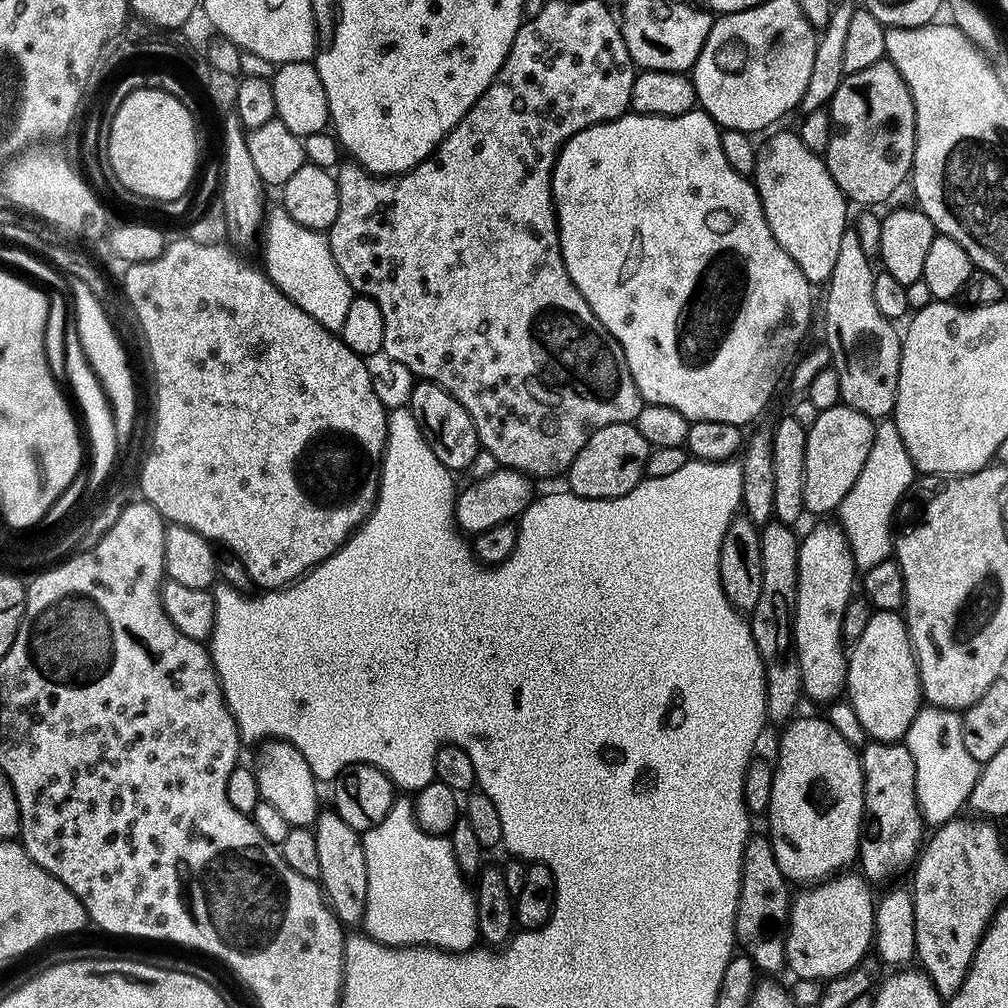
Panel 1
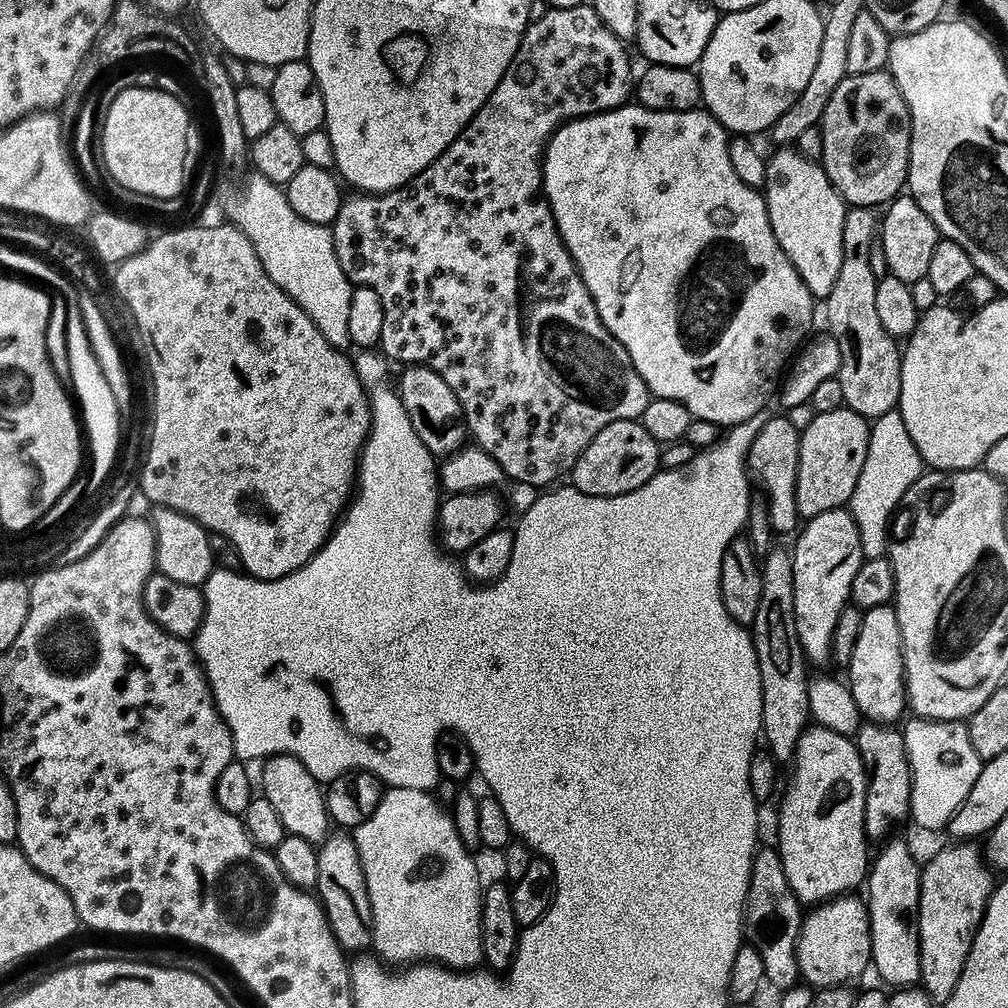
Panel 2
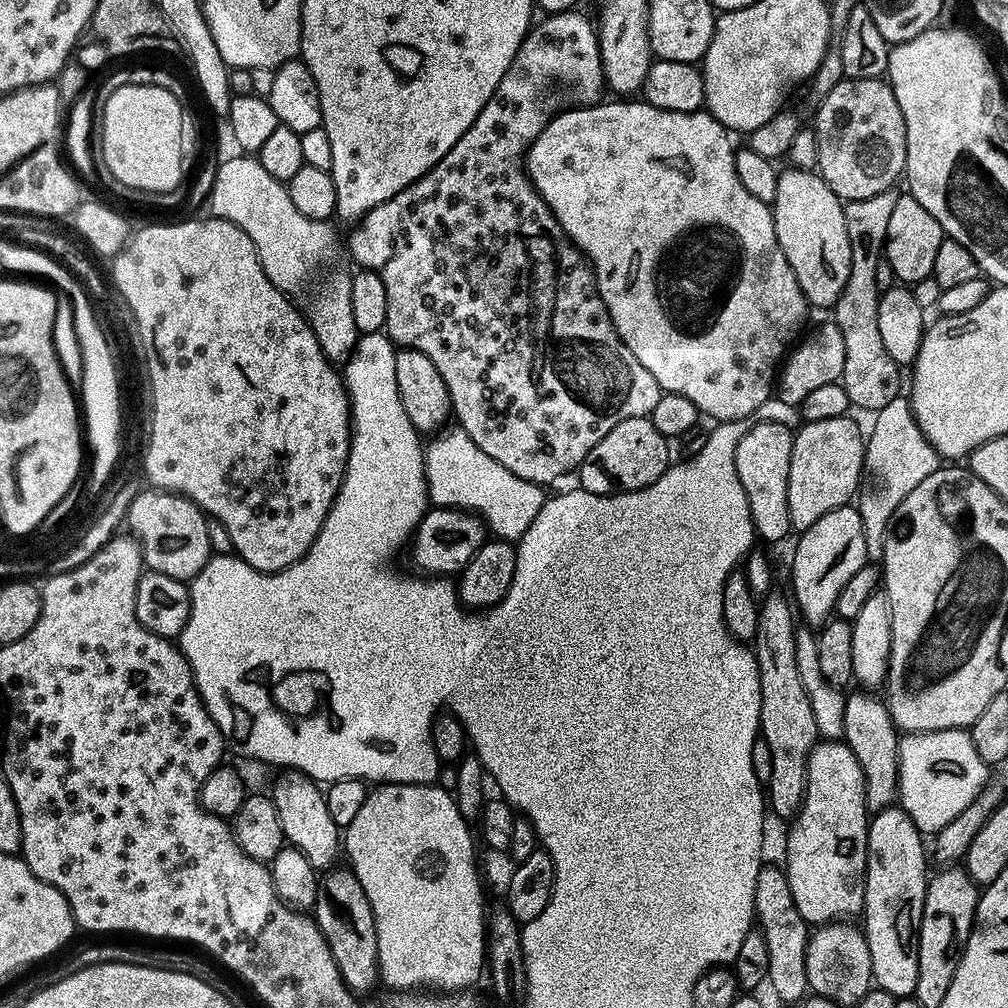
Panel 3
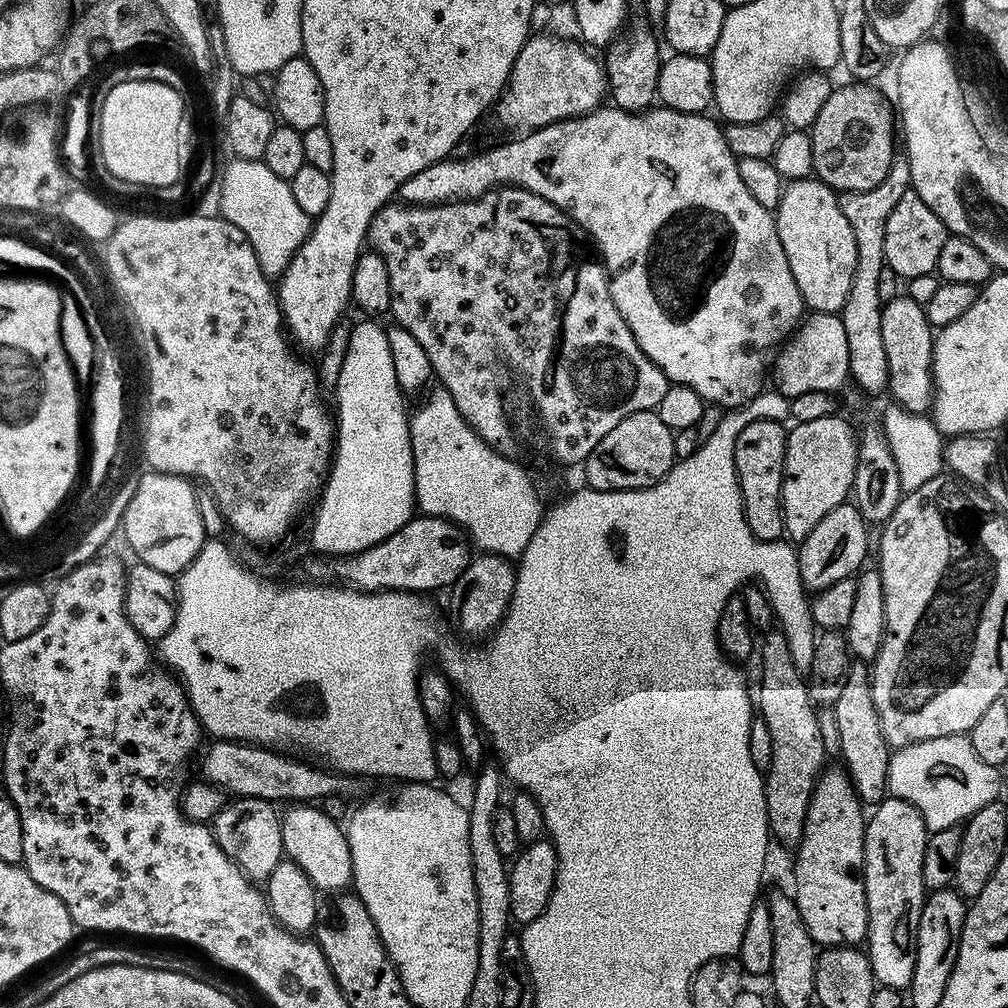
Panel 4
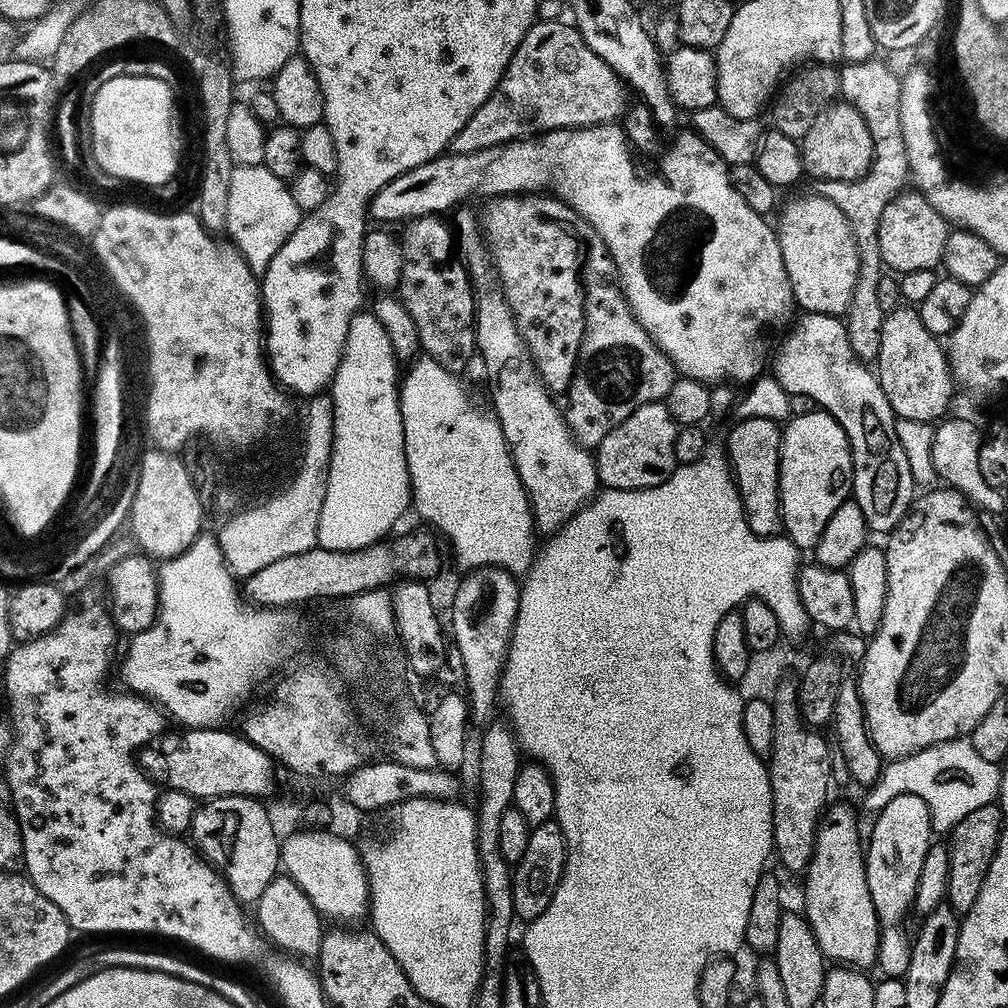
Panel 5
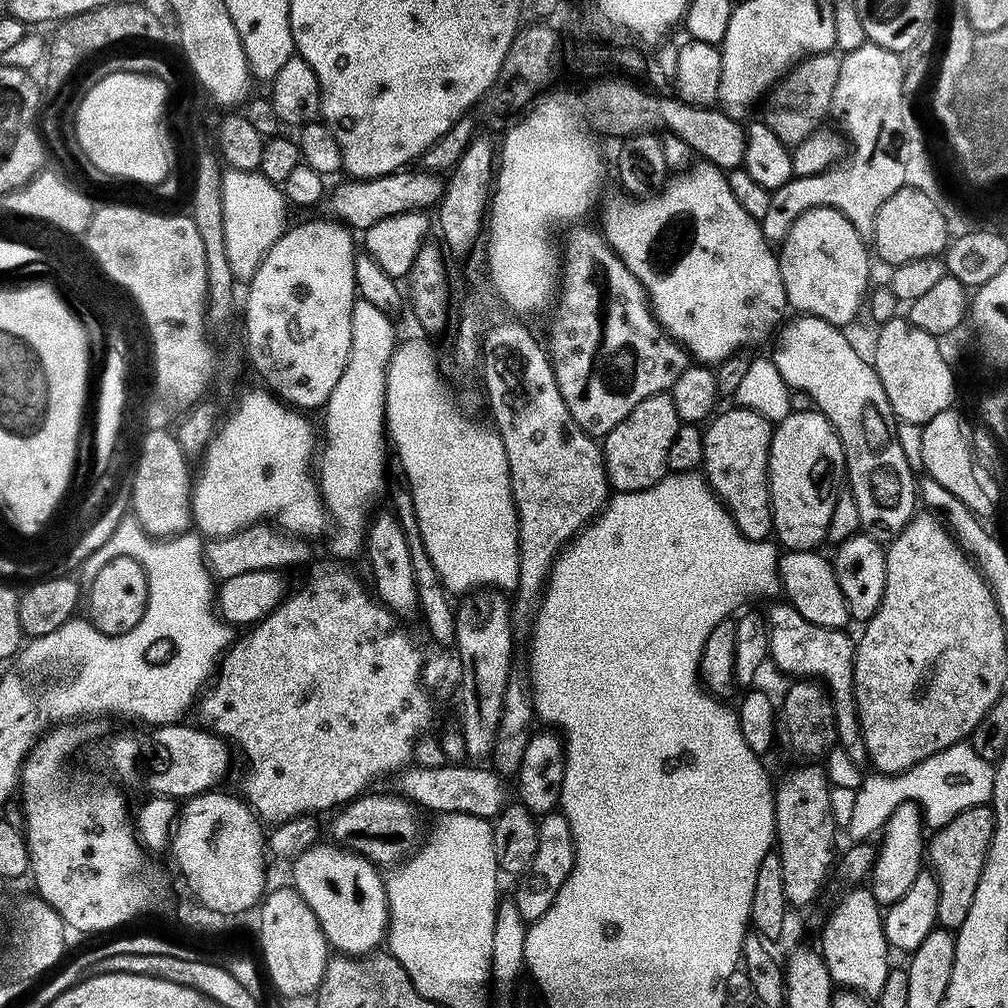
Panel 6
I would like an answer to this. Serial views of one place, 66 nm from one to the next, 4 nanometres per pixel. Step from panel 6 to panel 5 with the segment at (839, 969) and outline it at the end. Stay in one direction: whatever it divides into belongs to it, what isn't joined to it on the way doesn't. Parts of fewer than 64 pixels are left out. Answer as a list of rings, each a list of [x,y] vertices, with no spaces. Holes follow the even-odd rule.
[[[833,803],[816,827],[816,851],[803,873],[802,915],[812,927],[825,961],[853,970],[868,970],[876,964],[880,945],[880,923],[866,882],[865,845],[856,816],[844,804]]]

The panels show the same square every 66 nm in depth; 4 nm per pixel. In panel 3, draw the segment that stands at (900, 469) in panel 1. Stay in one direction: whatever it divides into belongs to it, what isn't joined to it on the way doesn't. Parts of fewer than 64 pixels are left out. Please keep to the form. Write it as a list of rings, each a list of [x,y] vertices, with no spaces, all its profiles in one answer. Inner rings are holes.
[[[903,395],[896,396],[894,402],[886,402],[886,406],[874,413],[873,420],[876,421],[872,424],[872,433],[867,433],[864,450],[864,467],[867,475],[872,475],[872,485],[859,493],[858,507],[864,523],[868,558],[869,561],[876,562],[884,555],[884,540],[890,534],[888,523],[891,522],[892,515],[897,515],[906,494],[914,490],[922,478],[930,478],[930,474],[941,467],[942,458],[917,426],[912,405]]]

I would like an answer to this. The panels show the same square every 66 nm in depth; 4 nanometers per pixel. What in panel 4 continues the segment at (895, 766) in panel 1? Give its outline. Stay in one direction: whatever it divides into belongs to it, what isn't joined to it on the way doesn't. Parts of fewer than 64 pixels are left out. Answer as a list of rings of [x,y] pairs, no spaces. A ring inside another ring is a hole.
[[[856,662],[851,665],[848,681],[841,697],[834,705],[838,722],[839,759],[842,758],[856,795],[865,805],[875,806],[885,799],[888,790],[888,758],[890,745],[882,732],[878,710],[874,706],[874,694],[870,683],[870,668],[867,663]]]

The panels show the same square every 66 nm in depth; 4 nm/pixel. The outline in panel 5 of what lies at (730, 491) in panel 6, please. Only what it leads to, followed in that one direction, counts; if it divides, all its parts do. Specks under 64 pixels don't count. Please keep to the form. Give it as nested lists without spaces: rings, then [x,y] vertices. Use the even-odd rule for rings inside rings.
[[[740,418],[728,432],[726,459],[740,491],[744,517],[755,536],[775,537],[781,531],[780,491],[778,466],[780,465],[781,425],[770,418]]]

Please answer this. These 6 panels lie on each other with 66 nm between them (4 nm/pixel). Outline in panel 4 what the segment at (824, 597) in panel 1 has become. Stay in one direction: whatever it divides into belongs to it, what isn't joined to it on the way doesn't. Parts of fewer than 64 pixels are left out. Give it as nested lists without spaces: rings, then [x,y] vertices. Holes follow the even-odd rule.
[[[845,502],[834,506],[804,540],[799,541],[800,581],[809,590],[828,588],[834,582],[842,582],[847,576],[855,577],[861,571],[868,556],[868,528],[863,514],[855,503]]]

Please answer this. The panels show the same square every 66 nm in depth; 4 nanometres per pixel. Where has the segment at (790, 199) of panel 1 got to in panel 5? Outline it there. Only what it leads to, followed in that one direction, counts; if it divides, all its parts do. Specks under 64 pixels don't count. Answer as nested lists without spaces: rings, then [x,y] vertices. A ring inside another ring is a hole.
[[[813,194],[798,197],[782,212],[783,208],[779,213],[778,235],[793,301],[799,307],[801,304],[805,313],[821,312],[831,316],[847,313],[858,278],[860,255],[842,210],[838,210],[832,200]]]

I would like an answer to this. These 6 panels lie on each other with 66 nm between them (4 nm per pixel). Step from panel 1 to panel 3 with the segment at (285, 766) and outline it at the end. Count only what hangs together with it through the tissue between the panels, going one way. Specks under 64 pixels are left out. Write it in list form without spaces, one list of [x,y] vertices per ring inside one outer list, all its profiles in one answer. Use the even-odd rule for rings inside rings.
[[[288,770],[281,776],[284,777],[270,790],[270,797],[277,808],[278,822],[281,823],[284,839],[301,851],[316,870],[327,869],[335,861],[332,859],[336,856],[336,848],[338,852],[341,847],[342,832],[330,816],[325,793],[321,785],[303,772]]]

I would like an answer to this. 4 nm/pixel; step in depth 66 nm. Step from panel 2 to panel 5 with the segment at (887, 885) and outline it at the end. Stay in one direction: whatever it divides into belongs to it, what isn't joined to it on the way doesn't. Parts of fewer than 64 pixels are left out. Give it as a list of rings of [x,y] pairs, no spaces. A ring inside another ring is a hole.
[[[898,794],[875,813],[872,833],[866,836],[866,882],[870,886],[870,898],[874,898],[874,910],[880,923],[880,945],[876,964],[884,976],[903,977],[910,966],[913,937],[903,928],[908,911],[913,911],[918,890],[918,878],[922,874],[922,862],[934,844],[930,810],[922,798],[914,794]]]

